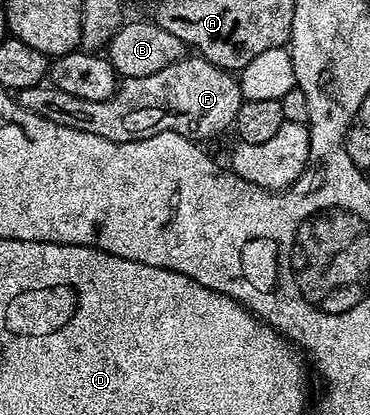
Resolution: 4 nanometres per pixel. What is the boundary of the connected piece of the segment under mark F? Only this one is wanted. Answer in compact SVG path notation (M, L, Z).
M199 57L174 61L174 65L166 65L166 69L150 73L150 77L124 79L117 86L116 94L106 101L86 101L55 85L22 89L18 98L22 109L38 113L38 117L46 117L46 121L54 121L54 125L82 129L82 133L94 133L94 137L106 137L106 141L115 143L138 141L167 131L187 139L205 141L235 124L238 109L245 100L239 78L233 72L223 71L218 65Z

